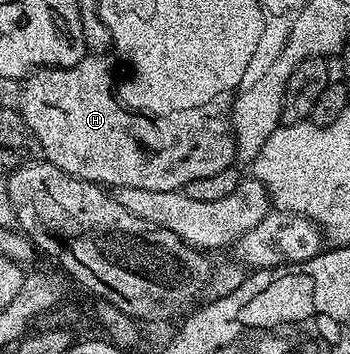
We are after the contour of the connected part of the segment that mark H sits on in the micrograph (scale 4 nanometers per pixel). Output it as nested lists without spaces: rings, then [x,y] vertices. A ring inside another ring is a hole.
[[[85,55],[73,66],[41,68],[25,77],[20,90],[20,114],[30,124],[30,132],[38,136],[40,153],[62,172],[84,182],[94,182],[105,188],[146,188],[146,192],[183,191],[190,180],[214,176],[214,172],[229,169],[237,161],[236,135],[232,132],[230,107],[241,82],[225,87],[196,106],[174,110],[149,110],[133,106],[124,98],[123,85],[114,84],[114,70],[104,62],[103,55]]]

